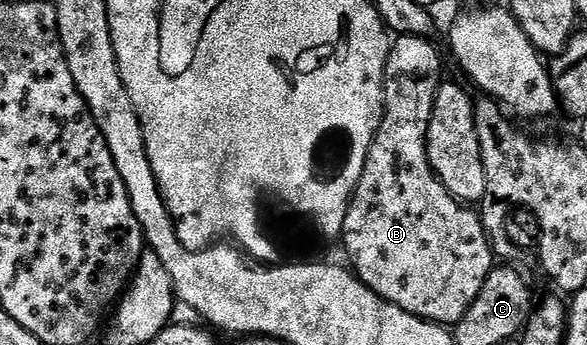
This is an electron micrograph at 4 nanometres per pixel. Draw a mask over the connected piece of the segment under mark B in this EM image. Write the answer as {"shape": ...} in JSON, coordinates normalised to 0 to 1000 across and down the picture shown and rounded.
{"shape":[[[704,99],[680,101],[670,119],[668,148],[661,154],[658,174],[658,209],[654,212],[654,342],[647,354],[644,383],[634,412],[625,414],[627,449],[622,443],[617,458],[617,478],[612,484],[610,507],[613,519],[606,528],[606,554],[600,562],[600,586],[591,588],[586,614],[586,675],[583,704],[586,725],[600,745],[598,780],[615,817],[635,841],[647,864],[656,864],[661,875],[670,875],[678,893],[698,904],[714,922],[724,922],[727,933],[746,933],[758,951],[775,948],[779,933],[794,916],[801,881],[814,870],[814,846],[821,846],[821,823],[828,823],[828,800],[842,777],[838,759],[838,713],[835,681],[826,672],[825,652],[816,617],[809,606],[799,603],[784,577],[775,574],[750,528],[746,507],[736,493],[736,478],[729,461],[729,362],[736,345],[736,316],[743,299],[743,270],[750,264],[753,223],[750,226],[750,157],[743,148],[743,133],[736,125],[734,107],[714,110]]]}

